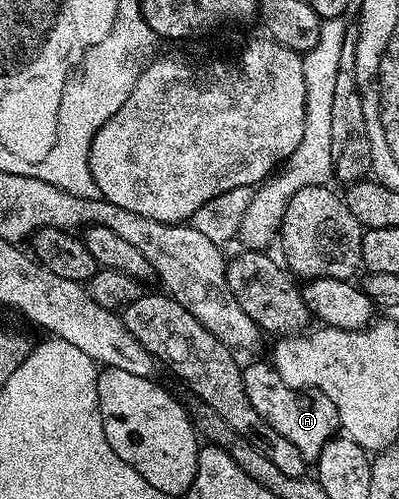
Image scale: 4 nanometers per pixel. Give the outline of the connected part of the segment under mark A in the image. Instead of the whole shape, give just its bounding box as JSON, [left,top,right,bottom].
[244,363,341,462]

